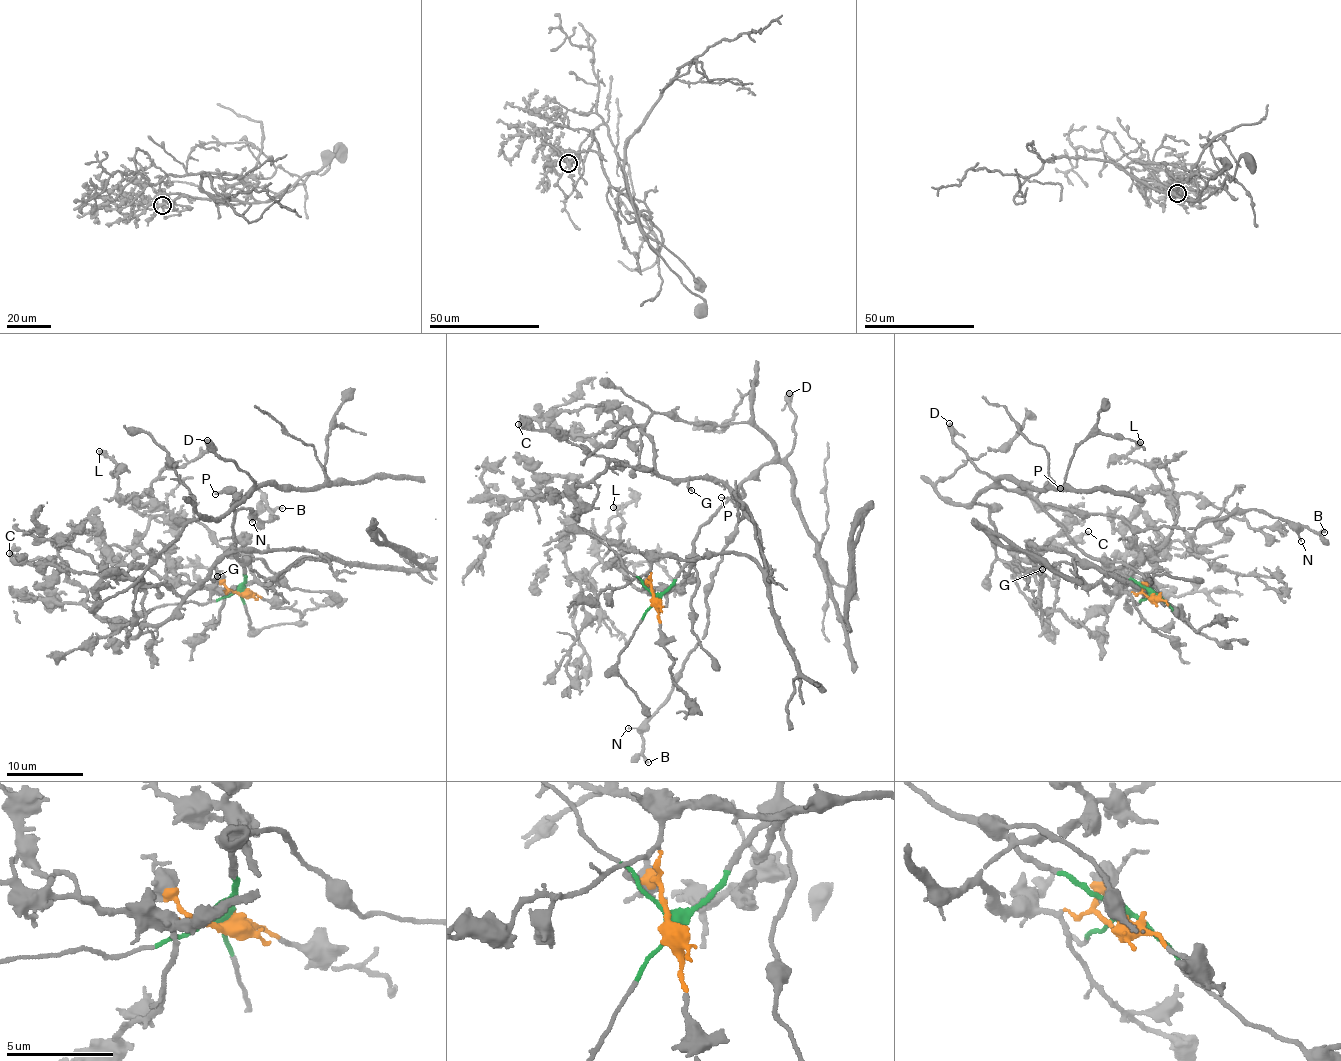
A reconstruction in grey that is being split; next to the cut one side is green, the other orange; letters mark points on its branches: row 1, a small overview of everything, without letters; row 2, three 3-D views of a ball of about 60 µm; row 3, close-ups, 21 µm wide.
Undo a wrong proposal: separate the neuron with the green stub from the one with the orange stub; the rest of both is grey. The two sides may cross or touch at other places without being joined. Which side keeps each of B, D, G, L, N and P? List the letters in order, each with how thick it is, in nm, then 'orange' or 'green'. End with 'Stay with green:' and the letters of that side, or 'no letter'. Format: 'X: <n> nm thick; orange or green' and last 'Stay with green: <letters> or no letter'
B: 200 nm thick; green
D: 550 nm thick; green
G: 170 nm thick; orange
L: 460 nm thick; orange
N: 100 nm thick; green
P: 160 nm thick; green
Stay with green: B, D, N, P

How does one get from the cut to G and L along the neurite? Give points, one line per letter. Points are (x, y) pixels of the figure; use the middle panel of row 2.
G: (654, 598), (650, 565), (661, 556), (737, 553), (764, 564), (757, 527), (724, 485), (689, 479), (691, 490)
L: (654, 598), (655, 560), (694, 560), (679, 586), (633, 588), (599, 556), (597, 538), (625, 503), (613, 507)

